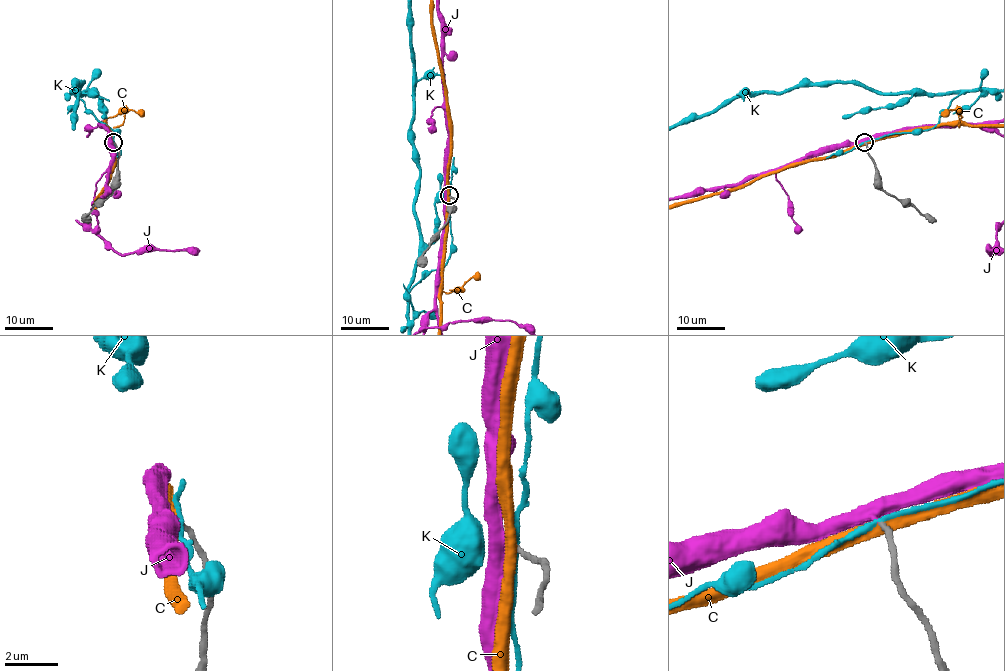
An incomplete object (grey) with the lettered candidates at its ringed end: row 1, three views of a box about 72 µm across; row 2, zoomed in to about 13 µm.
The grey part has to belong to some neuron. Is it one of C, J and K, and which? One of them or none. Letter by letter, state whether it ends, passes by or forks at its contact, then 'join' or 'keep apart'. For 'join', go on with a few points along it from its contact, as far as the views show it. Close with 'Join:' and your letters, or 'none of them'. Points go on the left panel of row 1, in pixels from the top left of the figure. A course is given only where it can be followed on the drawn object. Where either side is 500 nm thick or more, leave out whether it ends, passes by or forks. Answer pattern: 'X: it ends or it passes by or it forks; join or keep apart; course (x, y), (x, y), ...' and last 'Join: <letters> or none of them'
C: it passes by; keep apart
J: it passes by; join
K: it passes by; keep apart
Join: J

